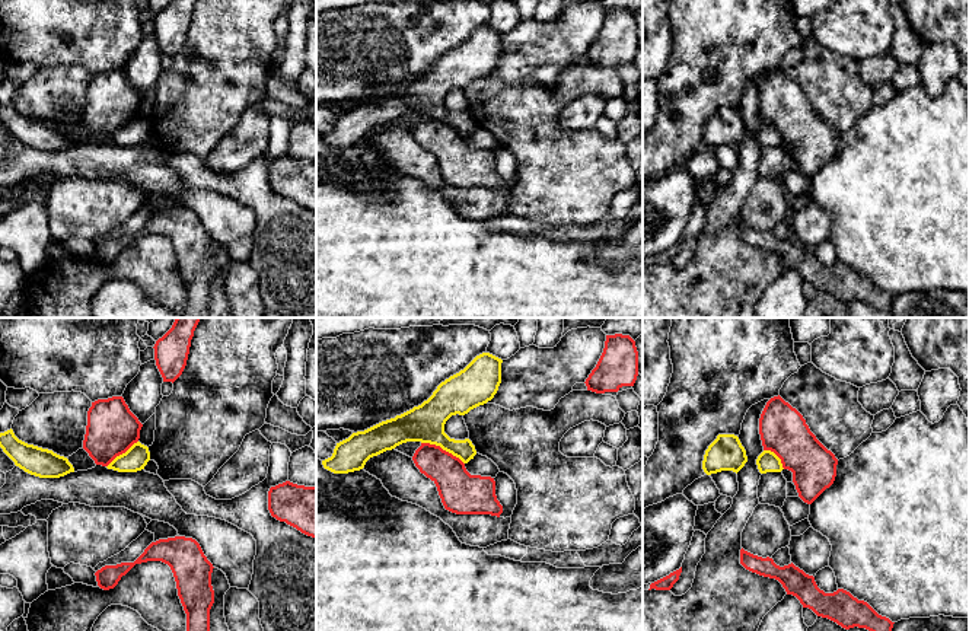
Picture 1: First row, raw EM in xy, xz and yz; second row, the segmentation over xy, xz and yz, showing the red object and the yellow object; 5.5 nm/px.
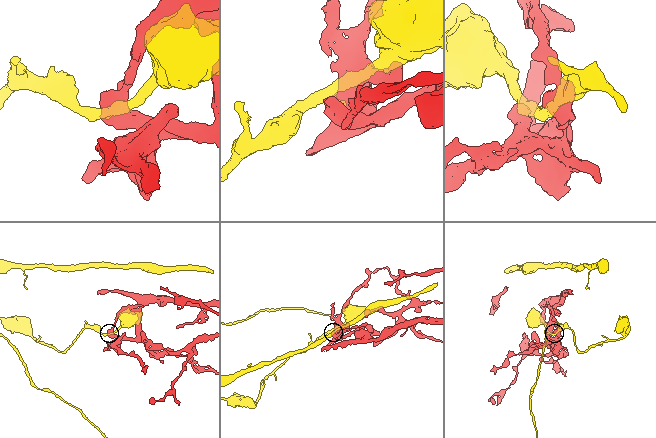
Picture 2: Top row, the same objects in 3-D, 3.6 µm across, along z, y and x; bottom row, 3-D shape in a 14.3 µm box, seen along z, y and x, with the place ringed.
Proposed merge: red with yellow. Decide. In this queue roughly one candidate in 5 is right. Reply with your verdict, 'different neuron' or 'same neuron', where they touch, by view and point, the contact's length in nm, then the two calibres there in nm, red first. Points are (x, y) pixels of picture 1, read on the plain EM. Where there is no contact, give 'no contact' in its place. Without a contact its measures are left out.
different neuron | xz (442, 123) | 260 nm | 220/200 nm

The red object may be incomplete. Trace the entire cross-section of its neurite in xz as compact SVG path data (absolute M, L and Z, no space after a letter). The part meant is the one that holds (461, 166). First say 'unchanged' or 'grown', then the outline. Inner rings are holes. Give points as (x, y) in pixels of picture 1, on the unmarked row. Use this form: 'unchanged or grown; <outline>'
unchanged; M421 117L412 134L430 152L446 184L456 188L491 188L500 191L503 179L491 150L471 149L465 137L440 119Z

